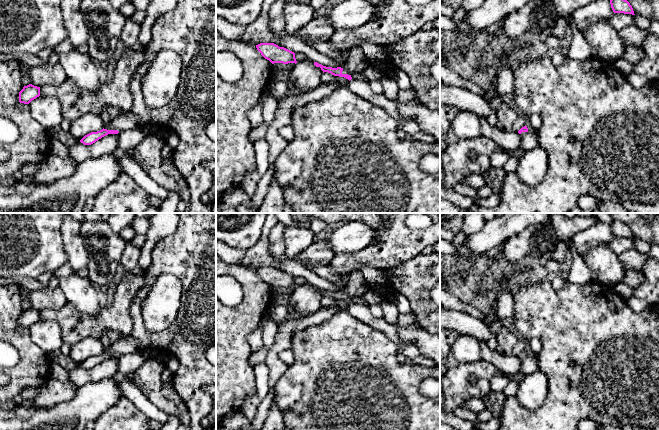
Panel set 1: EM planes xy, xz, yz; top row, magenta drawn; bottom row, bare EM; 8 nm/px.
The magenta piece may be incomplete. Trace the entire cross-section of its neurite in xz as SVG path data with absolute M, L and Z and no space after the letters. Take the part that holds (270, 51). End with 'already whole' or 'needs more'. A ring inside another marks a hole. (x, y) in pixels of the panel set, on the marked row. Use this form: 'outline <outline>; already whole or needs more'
outline M260 43L256 45L257 50L261 55L269 60L272 64L274 63L297 63L295 53L284 48L279 47L274 43Z; already whole

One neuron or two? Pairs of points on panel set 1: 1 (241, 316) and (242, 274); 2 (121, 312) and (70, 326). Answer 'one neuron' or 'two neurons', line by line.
1: one neuron
2: one neuron

